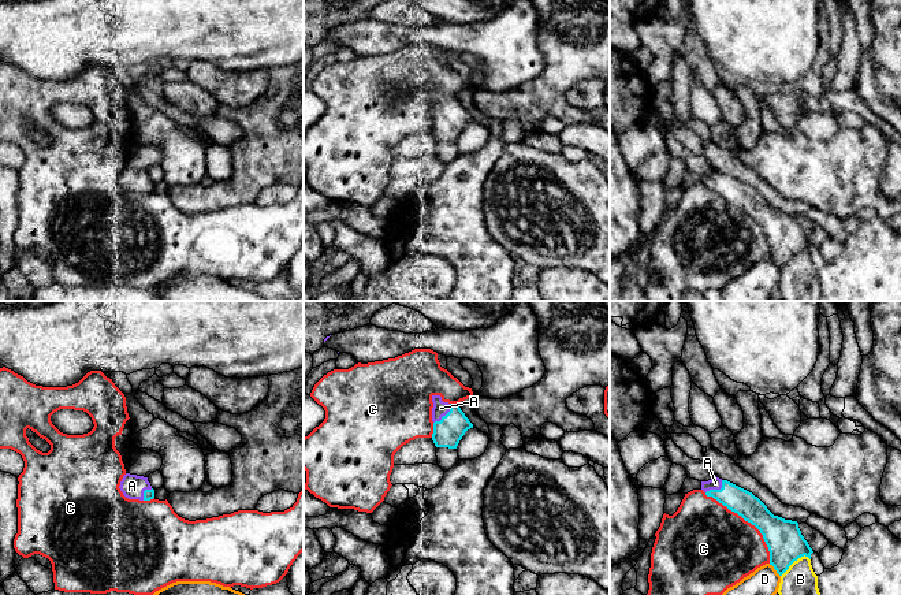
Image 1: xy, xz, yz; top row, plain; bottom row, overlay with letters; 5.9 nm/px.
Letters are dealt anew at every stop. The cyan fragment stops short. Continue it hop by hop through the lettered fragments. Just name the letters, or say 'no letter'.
A

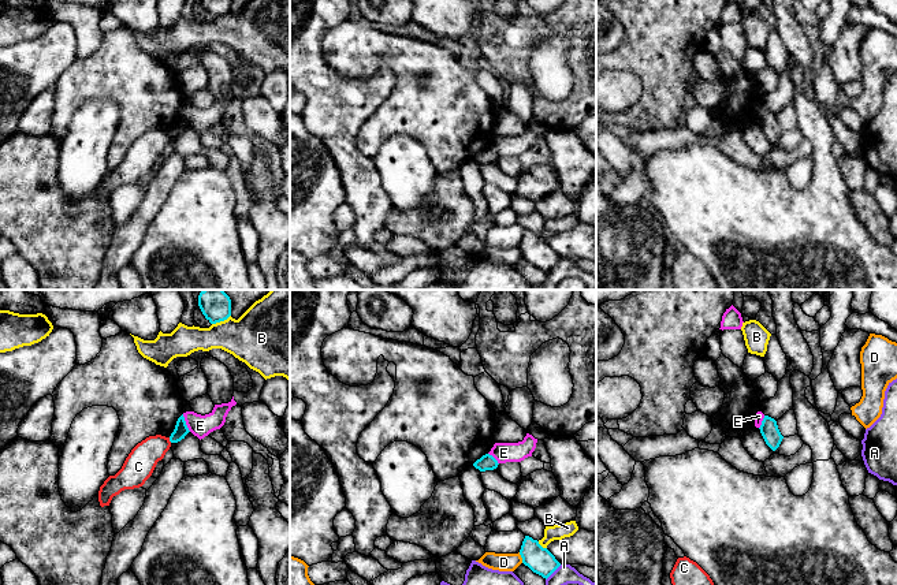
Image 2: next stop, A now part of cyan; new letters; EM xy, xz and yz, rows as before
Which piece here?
no letter

